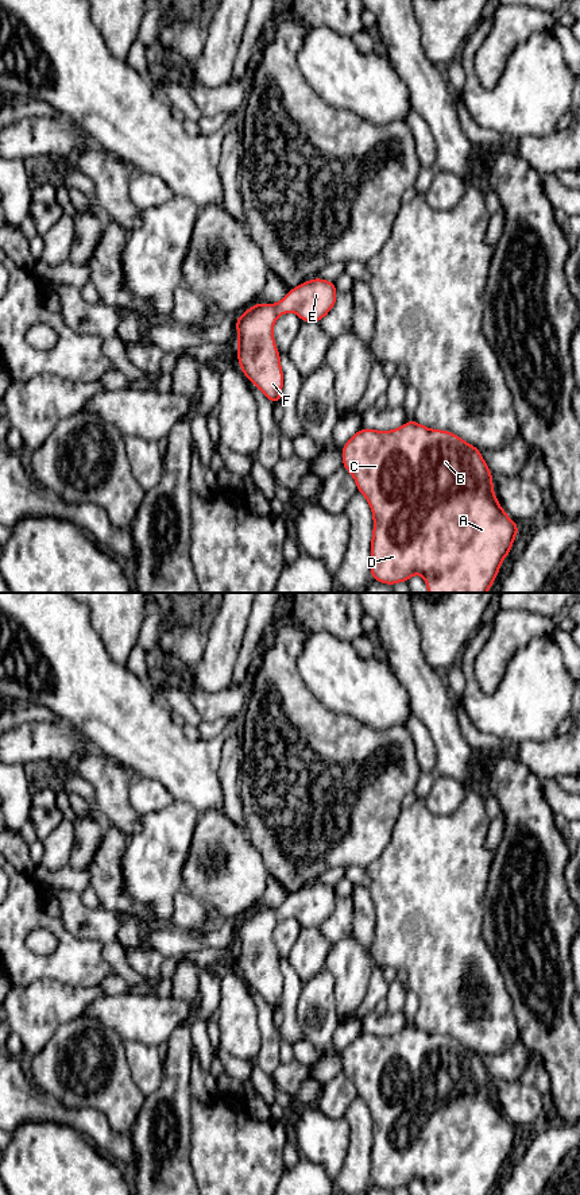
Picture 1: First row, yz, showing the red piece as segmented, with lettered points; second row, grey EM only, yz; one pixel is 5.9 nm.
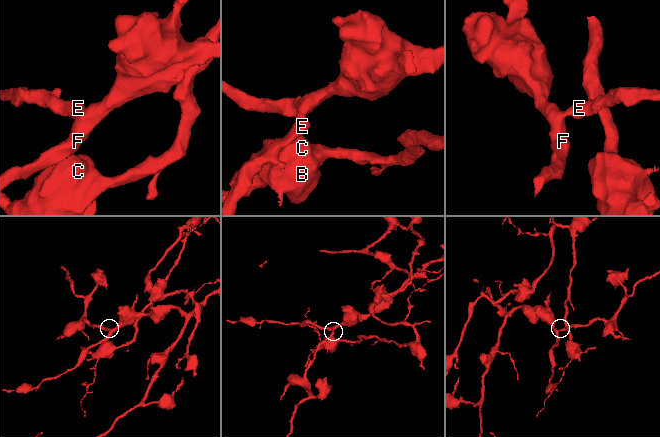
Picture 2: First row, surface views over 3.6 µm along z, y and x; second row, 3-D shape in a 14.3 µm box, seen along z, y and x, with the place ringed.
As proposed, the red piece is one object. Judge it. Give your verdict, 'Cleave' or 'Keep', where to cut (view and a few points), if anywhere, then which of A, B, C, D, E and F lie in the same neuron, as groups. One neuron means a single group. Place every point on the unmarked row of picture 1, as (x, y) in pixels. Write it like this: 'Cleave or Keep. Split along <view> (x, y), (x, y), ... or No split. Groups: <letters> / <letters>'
Keep. No split. Groups: A B C D E F

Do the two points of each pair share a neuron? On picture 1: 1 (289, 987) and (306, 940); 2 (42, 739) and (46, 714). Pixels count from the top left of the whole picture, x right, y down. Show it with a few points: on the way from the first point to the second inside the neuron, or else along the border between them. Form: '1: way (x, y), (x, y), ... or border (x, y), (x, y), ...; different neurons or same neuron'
1: border (286, 958), (302, 983); different neurons
2: border (60, 721), (18, 723); different neurons

